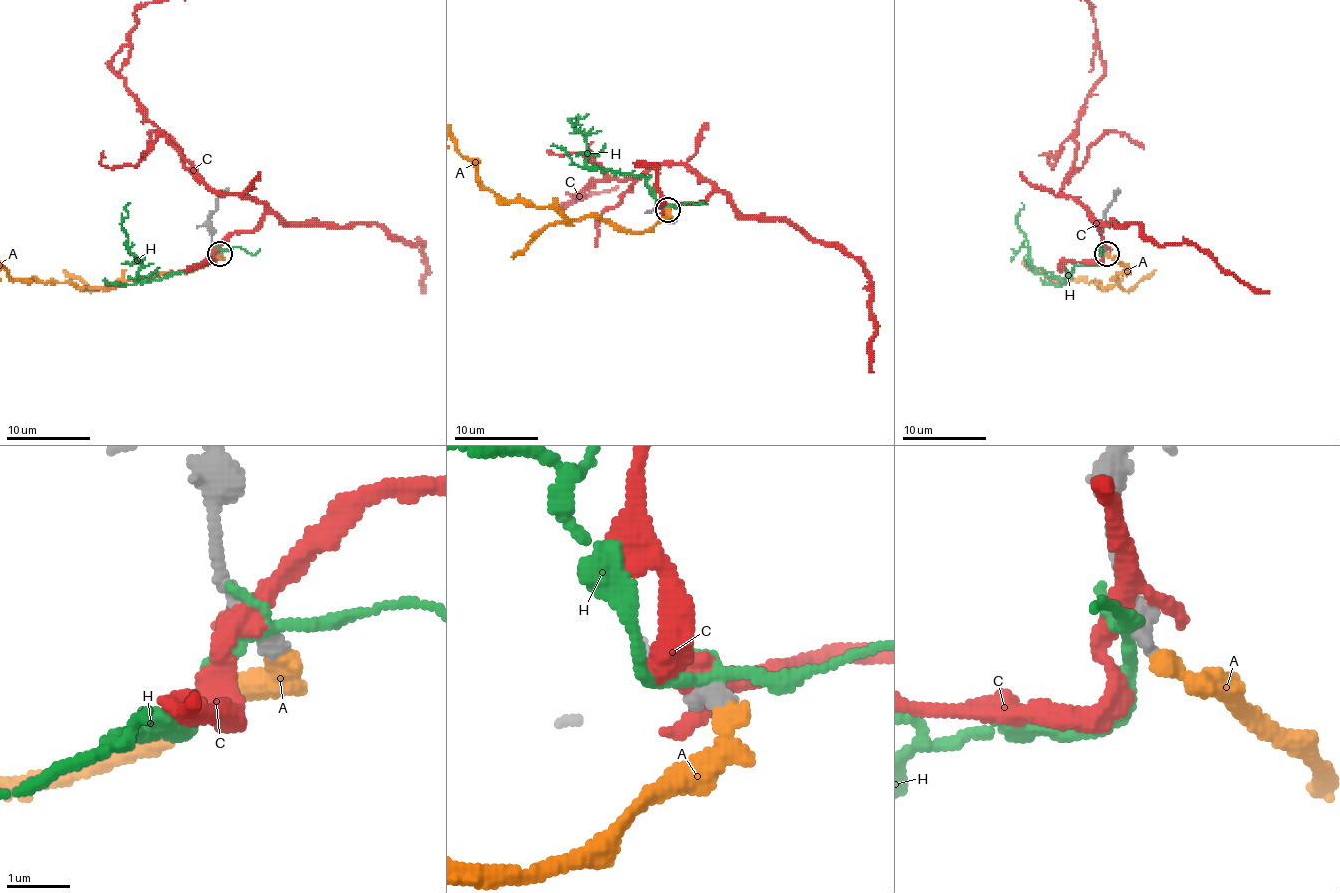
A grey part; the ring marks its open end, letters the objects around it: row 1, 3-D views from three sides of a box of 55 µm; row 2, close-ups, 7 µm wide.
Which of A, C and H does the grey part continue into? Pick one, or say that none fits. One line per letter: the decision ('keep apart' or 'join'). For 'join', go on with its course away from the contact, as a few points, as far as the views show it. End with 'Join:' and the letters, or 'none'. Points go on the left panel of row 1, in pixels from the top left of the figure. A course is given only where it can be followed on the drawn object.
A: join
C: keep apart
H: keep apart
Join: A

